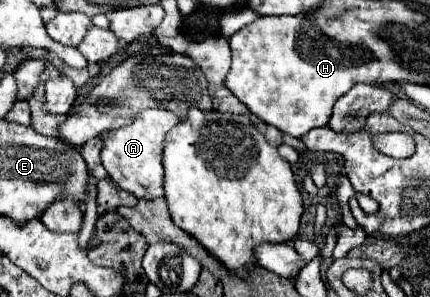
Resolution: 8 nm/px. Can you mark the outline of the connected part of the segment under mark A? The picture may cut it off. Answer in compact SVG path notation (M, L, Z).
M145 109L141 117L137 117L131 125L113 129L105 137L105 145L101 151L103 167L109 177L125 191L133 193L137 199L157 199L163 197L163 141L167 131L171 131L181 119L165 109Z

